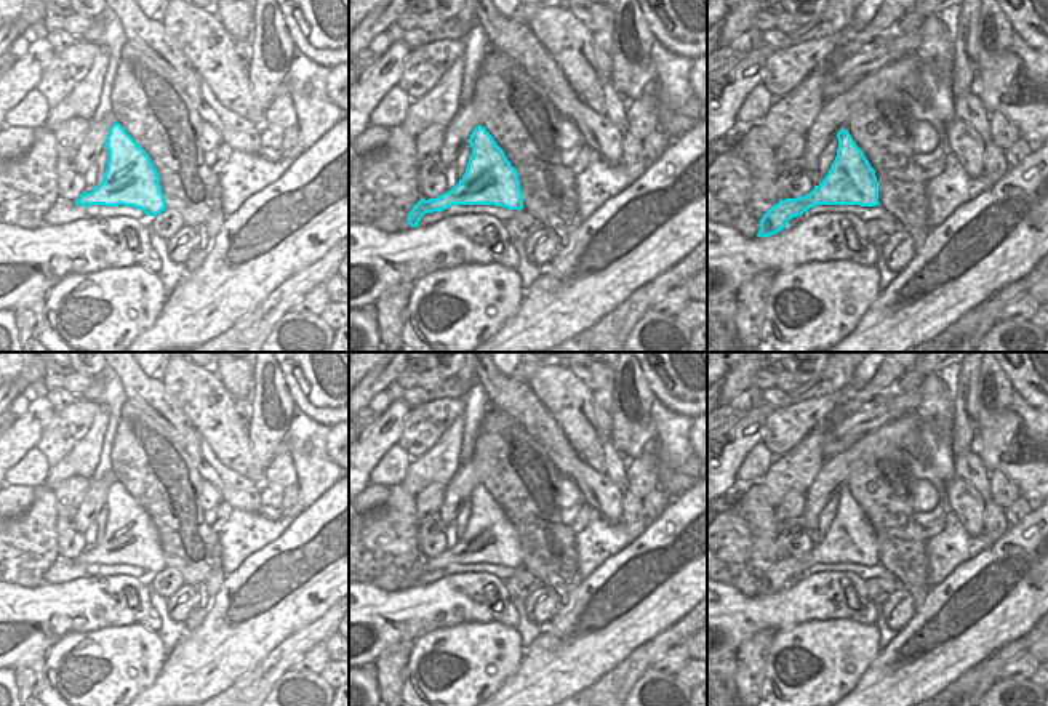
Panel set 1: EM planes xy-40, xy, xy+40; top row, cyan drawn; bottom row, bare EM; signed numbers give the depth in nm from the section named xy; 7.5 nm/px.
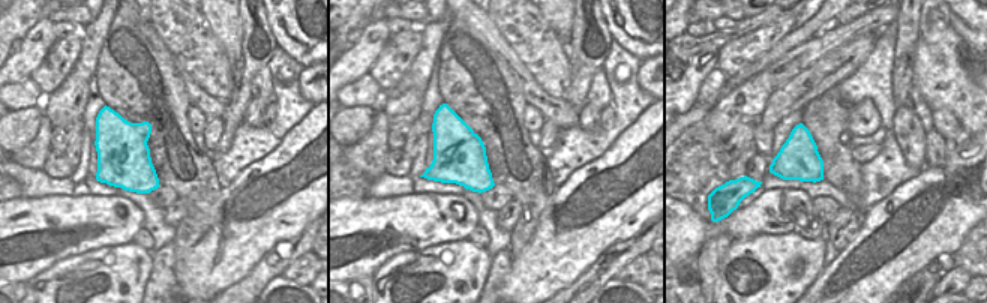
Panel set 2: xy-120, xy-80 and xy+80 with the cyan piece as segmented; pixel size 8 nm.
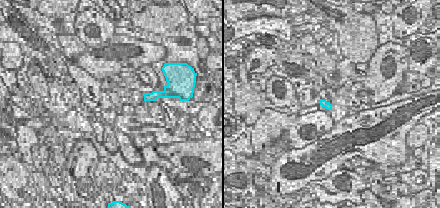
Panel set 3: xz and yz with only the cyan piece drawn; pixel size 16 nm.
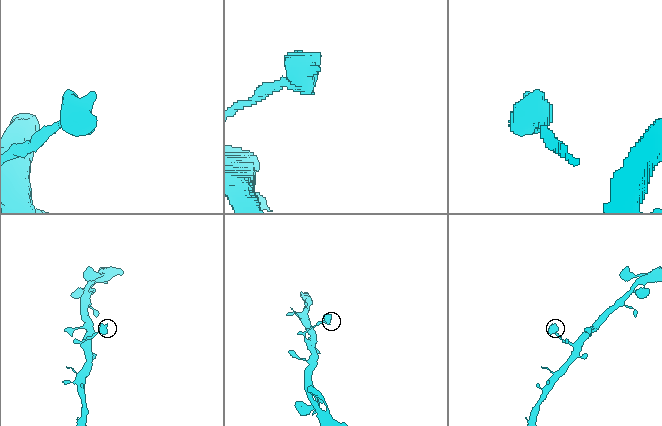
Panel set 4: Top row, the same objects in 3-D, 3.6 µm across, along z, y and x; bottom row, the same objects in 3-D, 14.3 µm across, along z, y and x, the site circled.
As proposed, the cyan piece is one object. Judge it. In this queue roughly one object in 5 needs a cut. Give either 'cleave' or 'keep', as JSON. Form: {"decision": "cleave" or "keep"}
{"decision": "keep"}

